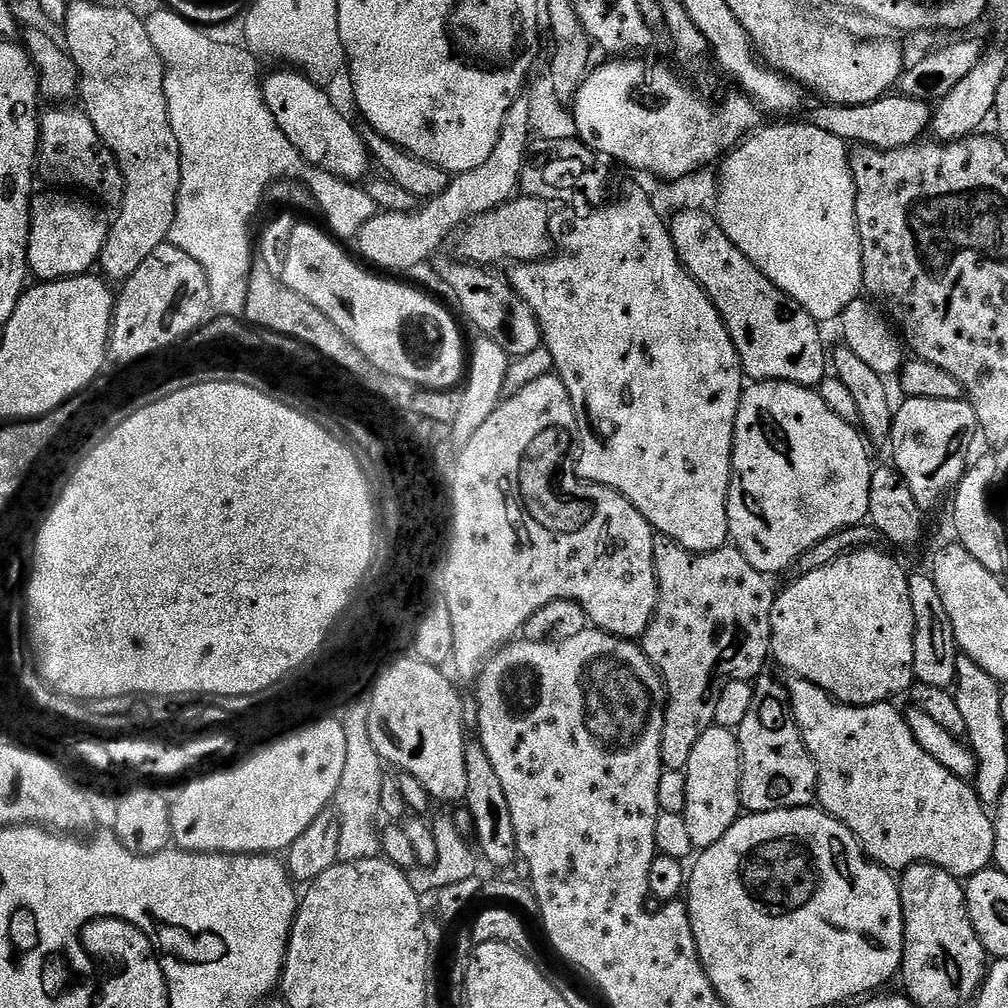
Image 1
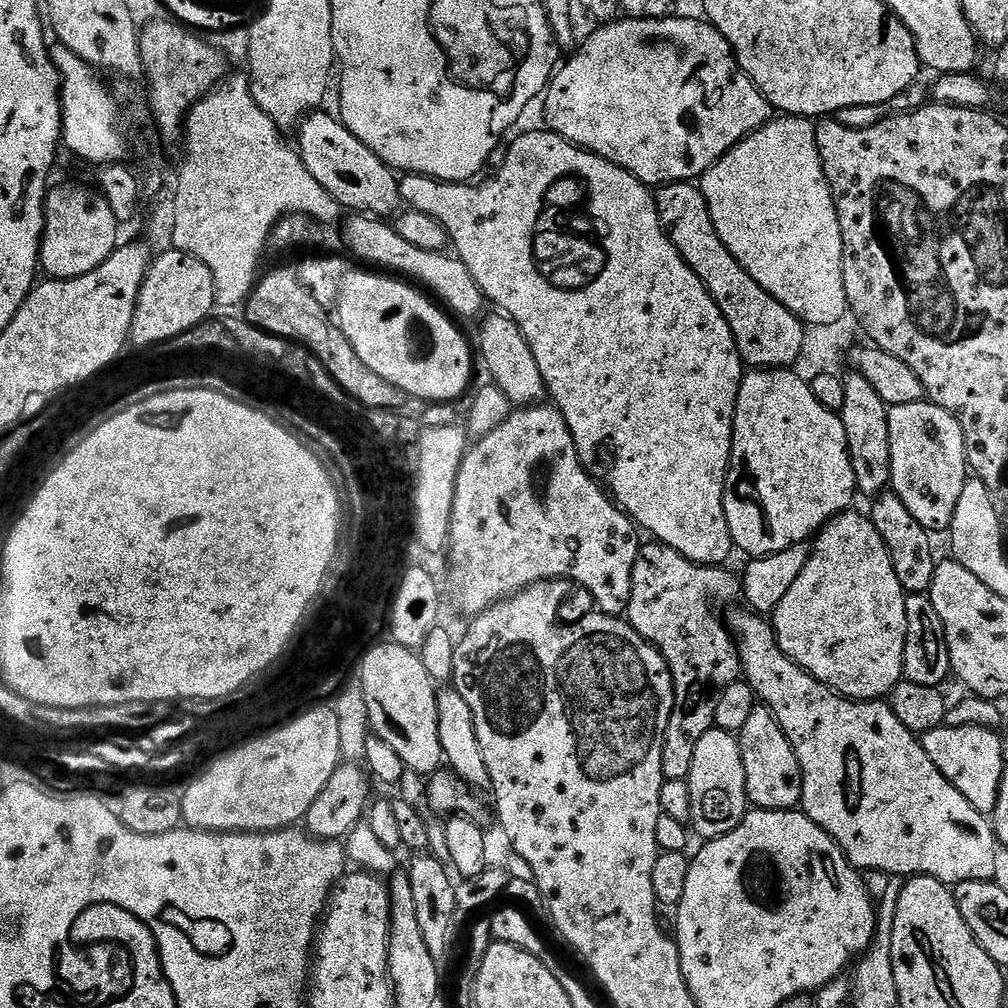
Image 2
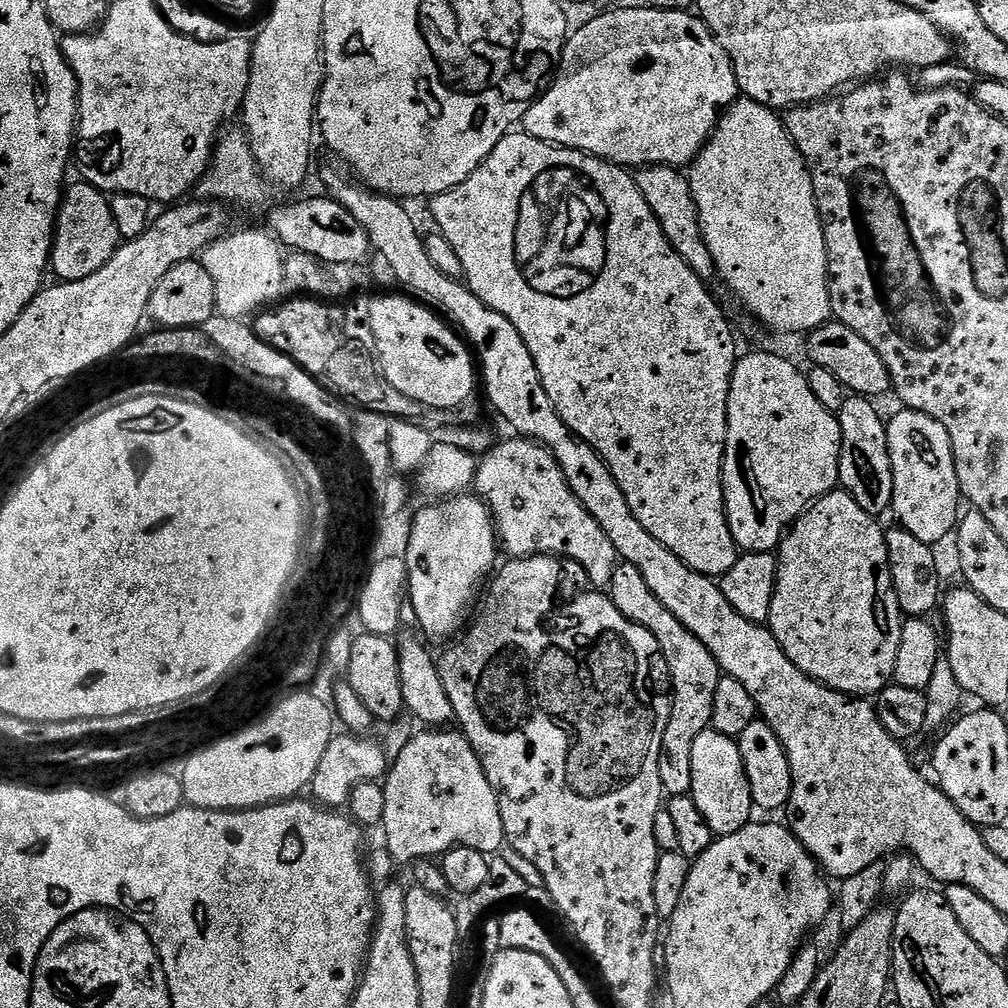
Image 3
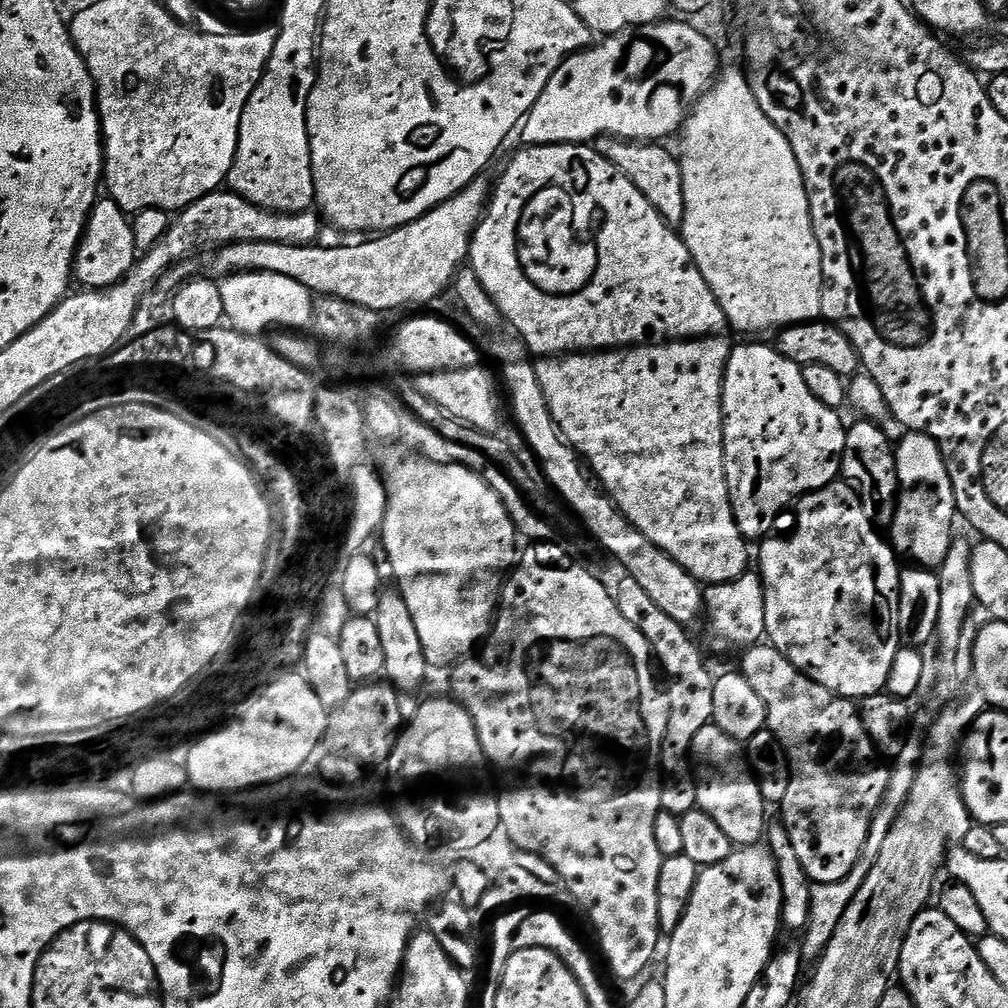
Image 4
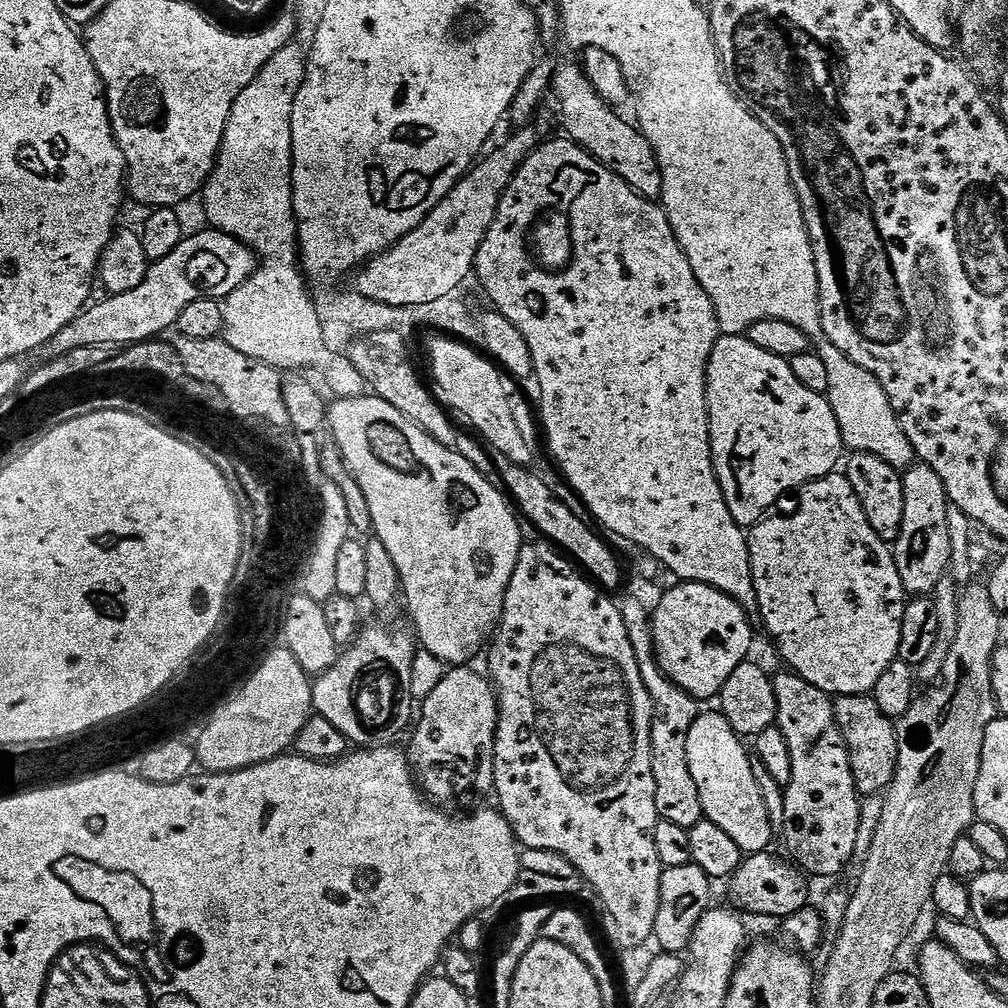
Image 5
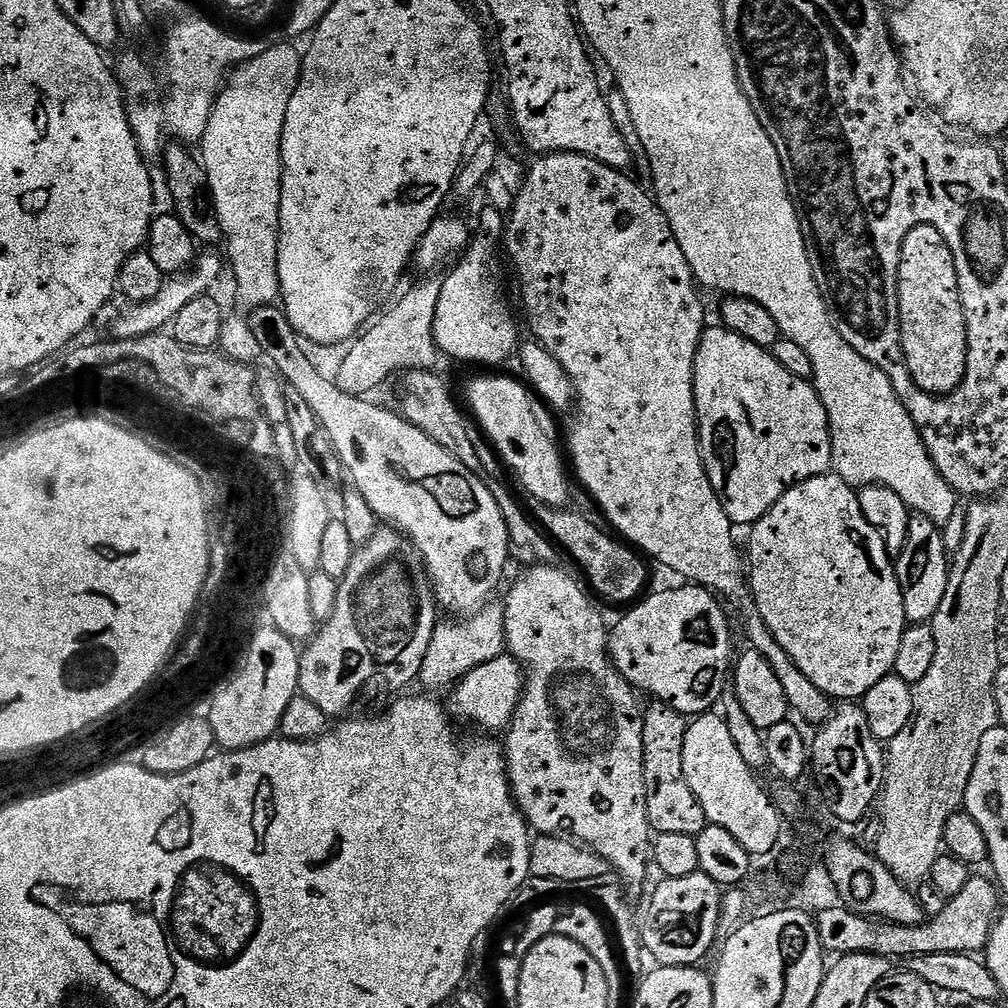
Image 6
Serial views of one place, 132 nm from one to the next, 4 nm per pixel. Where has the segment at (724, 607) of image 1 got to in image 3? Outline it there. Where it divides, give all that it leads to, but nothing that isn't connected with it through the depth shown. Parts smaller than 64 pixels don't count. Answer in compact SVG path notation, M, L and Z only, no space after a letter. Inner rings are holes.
M627 562L617 563L612 575L610 595L614 606L618 606L620 613L630 623L642 626L646 630L650 630L650 634L654 634L660 647L659 655L662 660L664 656L665 662L668 663L668 672L672 675L672 692L670 691L672 713L668 719L666 730L662 734L662 750L658 758L658 778L662 778L665 797L689 795L692 791L694 741L698 738L698 734L709 731L712 722L712 707L714 706L714 690L718 690L718 682L722 675L720 667L714 654L710 654L710 650L706 650L706 646L702 646L702 642L698 642L698 638L694 638L694 634L690 634L690 630L686 630L686 626L666 606L662 606L662 602L658 602L658 598L654 598L654 594L650 594L650 586L646 586L646 578L642 578L638 567Z

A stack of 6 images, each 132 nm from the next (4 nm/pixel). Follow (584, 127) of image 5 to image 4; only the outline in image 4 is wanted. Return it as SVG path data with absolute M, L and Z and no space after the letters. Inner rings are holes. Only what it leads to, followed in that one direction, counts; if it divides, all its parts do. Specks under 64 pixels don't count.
M601 136L595 141L595 150L598 154L610 161L614 167L648 199L650 206L658 210L658 214L665 222L673 226L683 225L684 222L684 191L682 190L682 170L679 159L664 149L660 142L637 142L635 140L620 140L616 136Z

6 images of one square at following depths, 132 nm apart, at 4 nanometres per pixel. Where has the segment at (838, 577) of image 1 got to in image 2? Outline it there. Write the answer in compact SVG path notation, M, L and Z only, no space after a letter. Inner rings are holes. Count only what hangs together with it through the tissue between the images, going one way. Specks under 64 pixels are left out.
M857 510L840 512L834 519L829 520L811 541L811 556L802 567L802 572L795 578L786 596L776 605L770 616L772 629L776 632L776 641L781 650L794 661L802 670L809 672L825 689L837 692L839 696L846 696L850 700L861 702L876 702L887 697L895 684L899 684L906 672L904 651L906 650L906 638L908 627L906 626L906 593L902 582L898 582L898 574L894 574L894 562L890 562L890 554L886 550L886 542L882 542L882 534L872 525L871 519Z

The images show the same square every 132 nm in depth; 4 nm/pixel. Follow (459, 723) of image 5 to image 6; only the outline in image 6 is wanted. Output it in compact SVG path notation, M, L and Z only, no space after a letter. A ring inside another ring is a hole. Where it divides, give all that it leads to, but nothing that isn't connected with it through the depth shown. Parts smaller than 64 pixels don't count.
M502 653L494 660L474 668L457 682L451 691L453 694L450 702L448 701L449 713L453 717L470 720L486 730L503 731L516 713L525 683L526 674L523 665L520 665L511 653Z

